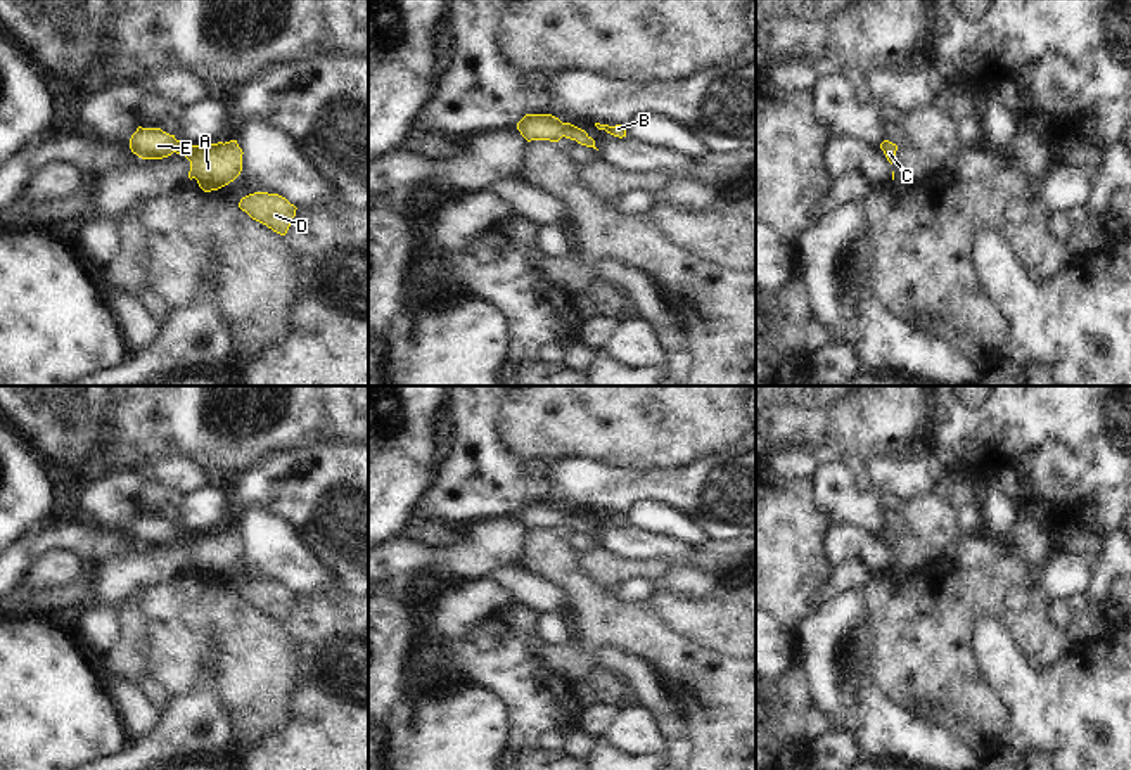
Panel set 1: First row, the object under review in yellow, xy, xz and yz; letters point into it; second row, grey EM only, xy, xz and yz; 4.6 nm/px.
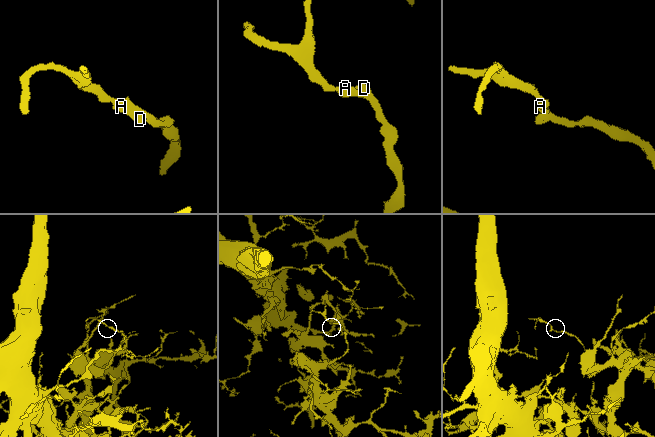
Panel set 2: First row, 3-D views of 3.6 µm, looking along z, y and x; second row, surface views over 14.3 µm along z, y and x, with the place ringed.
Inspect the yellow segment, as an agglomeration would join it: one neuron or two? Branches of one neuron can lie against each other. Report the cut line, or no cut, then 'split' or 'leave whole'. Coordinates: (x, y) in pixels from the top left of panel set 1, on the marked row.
no cut; leave whole

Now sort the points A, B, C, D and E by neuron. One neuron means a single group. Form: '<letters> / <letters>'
A B C D E

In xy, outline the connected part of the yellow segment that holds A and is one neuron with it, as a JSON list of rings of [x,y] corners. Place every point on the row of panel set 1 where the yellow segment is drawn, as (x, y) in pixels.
[[[142,128],[130,138],[130,149],[142,159],[163,159],[173,152],[190,161],[188,178],[195,178],[204,192],[218,190],[242,171],[242,149],[237,140],[209,145],[190,145],[161,128]]]

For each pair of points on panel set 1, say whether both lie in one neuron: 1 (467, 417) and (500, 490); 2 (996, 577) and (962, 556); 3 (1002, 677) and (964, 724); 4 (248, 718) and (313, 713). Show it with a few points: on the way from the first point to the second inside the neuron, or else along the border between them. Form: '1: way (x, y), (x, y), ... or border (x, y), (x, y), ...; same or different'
1: way (476, 435), (479, 464), (488, 473); same
2: border (943, 558), (967, 570), (1015, 563); different
3: border (974, 651), (983, 679), (1009, 712), (1009, 725); different
4: border (296, 675), (289, 720), (258, 741); different

